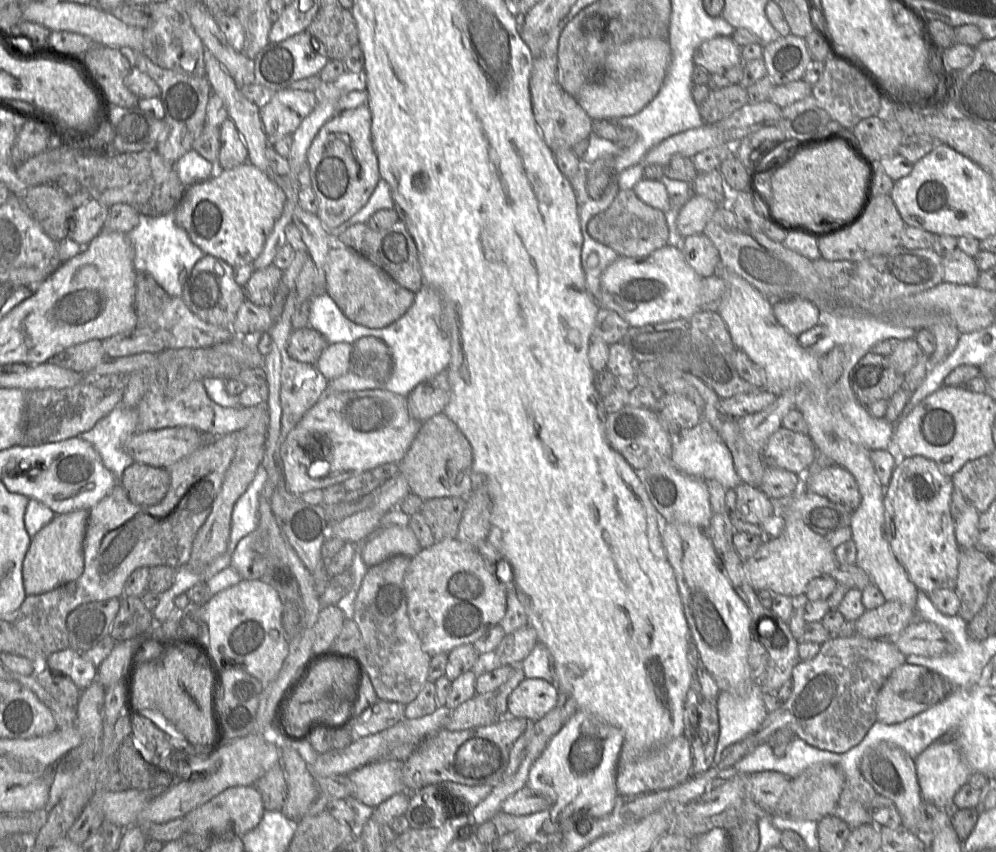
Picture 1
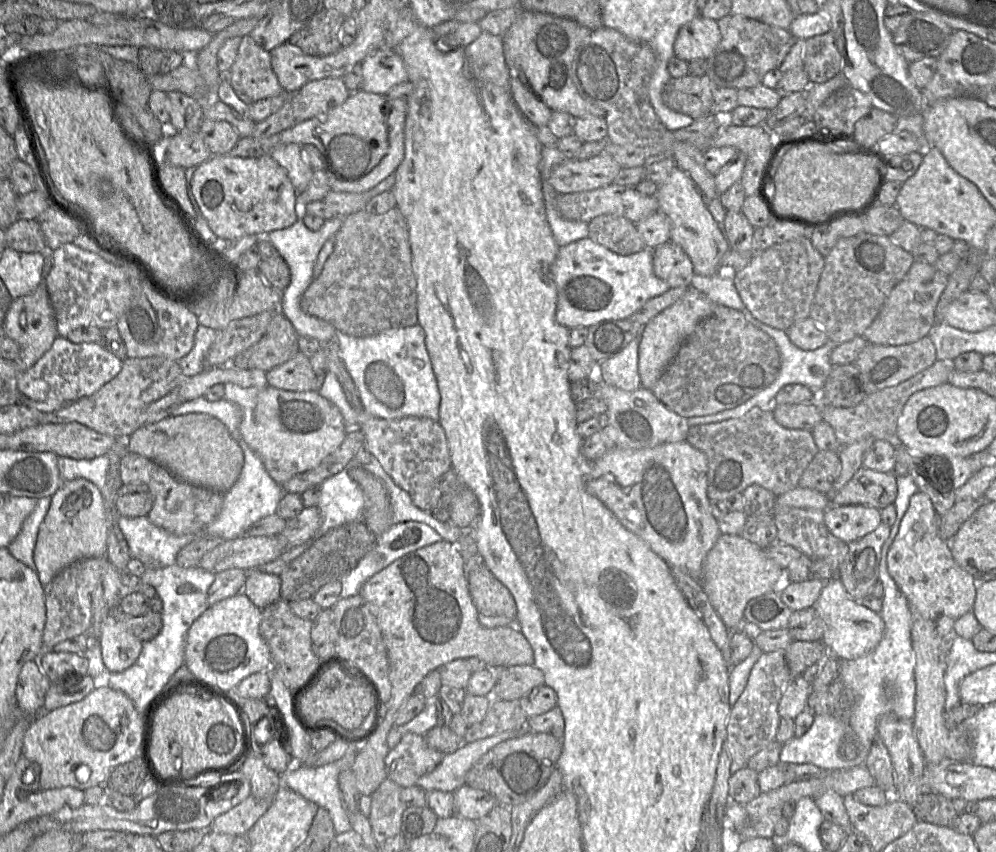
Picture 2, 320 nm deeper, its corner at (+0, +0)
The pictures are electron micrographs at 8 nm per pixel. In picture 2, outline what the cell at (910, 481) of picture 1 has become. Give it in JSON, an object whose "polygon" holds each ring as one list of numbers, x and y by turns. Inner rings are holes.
{"polygon":[[920,490,910,498,908,509,888,551,887,568,890,576,908,600,912,612,925,619,936,622,941,616,949,616,957,620,962,615,972,611,974,607,978,582,954,560,950,542,942,538,939,533,938,514,932,501,928,495]]}

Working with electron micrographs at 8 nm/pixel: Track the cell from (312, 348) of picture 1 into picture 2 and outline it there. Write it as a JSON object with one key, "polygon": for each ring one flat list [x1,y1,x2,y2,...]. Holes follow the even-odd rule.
{"polygon":[[278,311,262,339,249,349,249,369,267,372,287,362,300,351,298,337,292,323]]}

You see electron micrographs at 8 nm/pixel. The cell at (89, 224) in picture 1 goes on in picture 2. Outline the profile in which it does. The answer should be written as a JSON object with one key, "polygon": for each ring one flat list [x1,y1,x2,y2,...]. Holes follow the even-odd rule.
{"polygon":[[36,219,16,220,5,229,6,247,19,252,47,252,40,225]]}

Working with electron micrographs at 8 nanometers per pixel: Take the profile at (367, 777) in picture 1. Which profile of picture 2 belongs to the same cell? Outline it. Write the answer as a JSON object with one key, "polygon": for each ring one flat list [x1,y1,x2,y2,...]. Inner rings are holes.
{"polygon":[[528,730,503,732,472,743,463,743,456,751,444,755,441,763,432,772,418,779,416,786,425,792,439,790,454,793,465,785,466,774,484,754,497,744]]}

